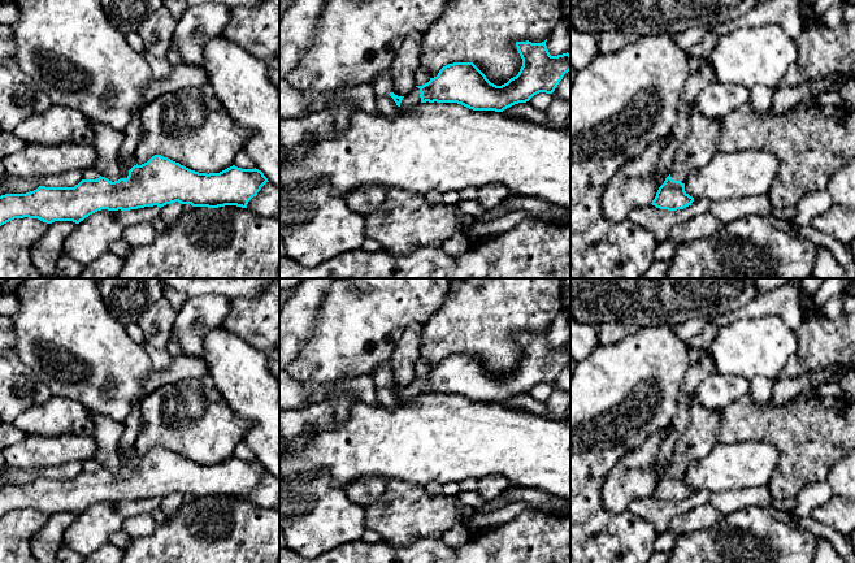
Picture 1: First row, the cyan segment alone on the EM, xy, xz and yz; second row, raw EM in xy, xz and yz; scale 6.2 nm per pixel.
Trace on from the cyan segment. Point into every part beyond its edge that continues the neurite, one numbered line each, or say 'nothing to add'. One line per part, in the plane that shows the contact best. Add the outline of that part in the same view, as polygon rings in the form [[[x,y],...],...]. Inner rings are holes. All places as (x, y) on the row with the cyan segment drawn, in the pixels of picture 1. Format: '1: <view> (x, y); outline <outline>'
1: xy (125, 168); outline [[[133,156],[133,157],[127,161],[126,165],[121,164],[121,168],[122,168],[122,177],[121,177],[121,178],[125,178],[125,179],[126,179],[127,176],[129,176],[129,170],[130,170],[134,165],[136,165],[136,163],[135,163],[135,156]]]

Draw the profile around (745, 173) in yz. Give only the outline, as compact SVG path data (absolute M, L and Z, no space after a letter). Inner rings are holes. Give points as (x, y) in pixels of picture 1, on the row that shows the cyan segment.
M760 150L719 151L711 161L690 172L685 191L711 202L768 194L780 169L772 152Z

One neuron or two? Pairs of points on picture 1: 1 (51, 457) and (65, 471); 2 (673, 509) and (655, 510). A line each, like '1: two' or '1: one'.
1: two
2: one

